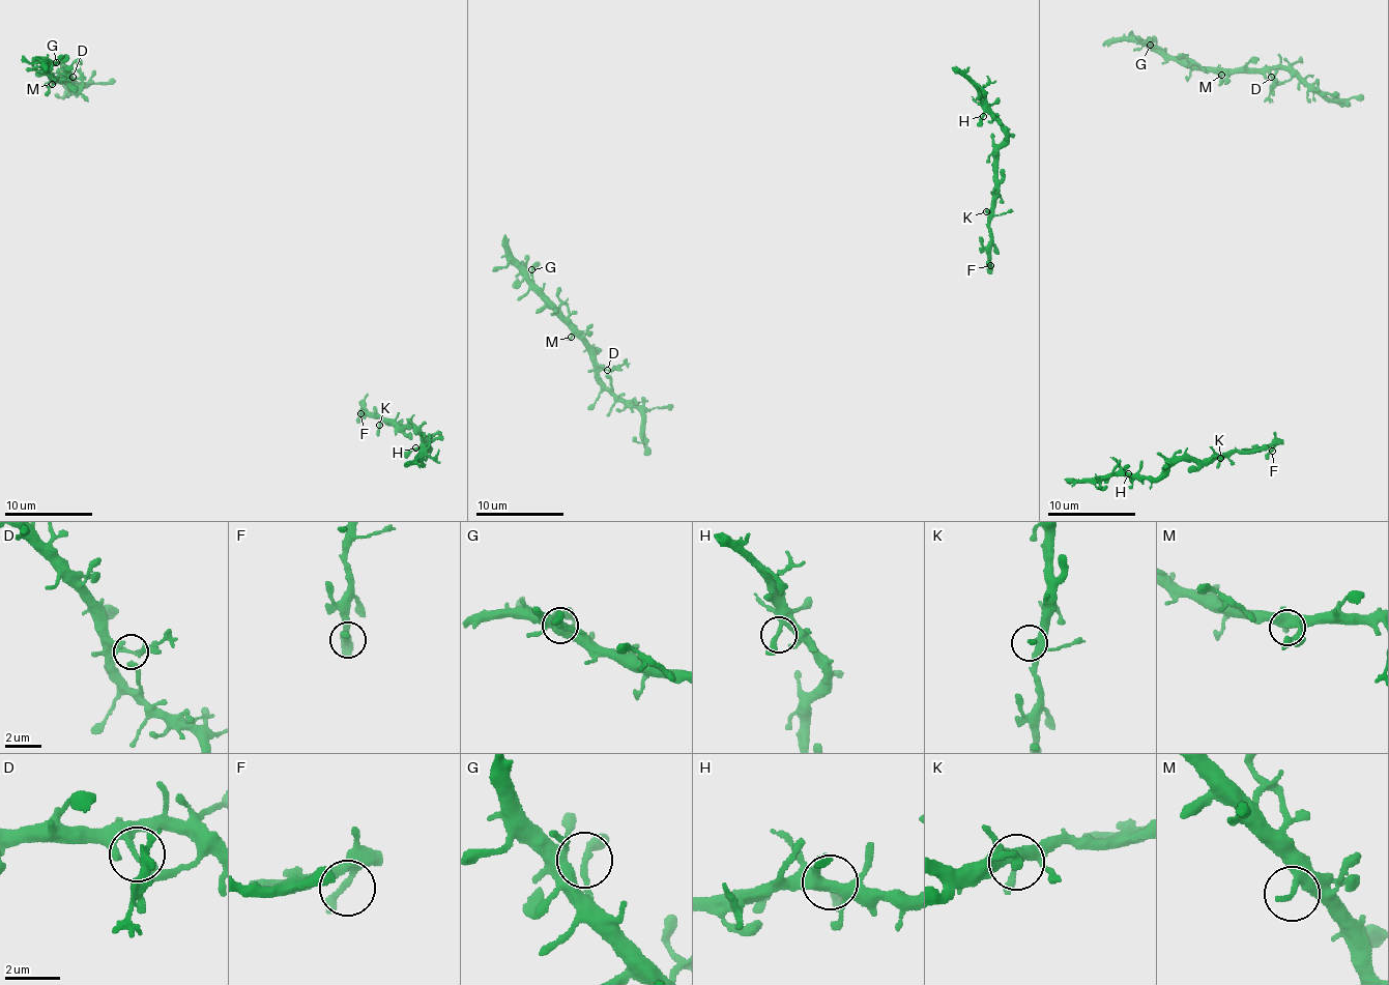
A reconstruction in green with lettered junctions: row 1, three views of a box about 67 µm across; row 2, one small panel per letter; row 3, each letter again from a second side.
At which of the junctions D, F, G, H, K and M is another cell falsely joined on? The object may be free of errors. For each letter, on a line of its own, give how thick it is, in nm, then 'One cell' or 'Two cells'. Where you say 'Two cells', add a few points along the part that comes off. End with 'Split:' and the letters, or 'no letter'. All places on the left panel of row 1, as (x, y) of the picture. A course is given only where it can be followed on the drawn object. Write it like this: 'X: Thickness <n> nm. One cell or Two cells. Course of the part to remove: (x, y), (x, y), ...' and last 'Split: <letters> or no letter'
D: Thickness 200 nm. Two cells. Course of the part to remove: (74, 78), (82, 82), (81, 92), (89, 102)
F: Thickness 240 nm. One cell
G: Thickness 240 nm. One cell
H: Thickness 240 nm. One cell
K: Thickness 200 nm. One cell
M: Thickness 240 nm. One cell
Split: D

